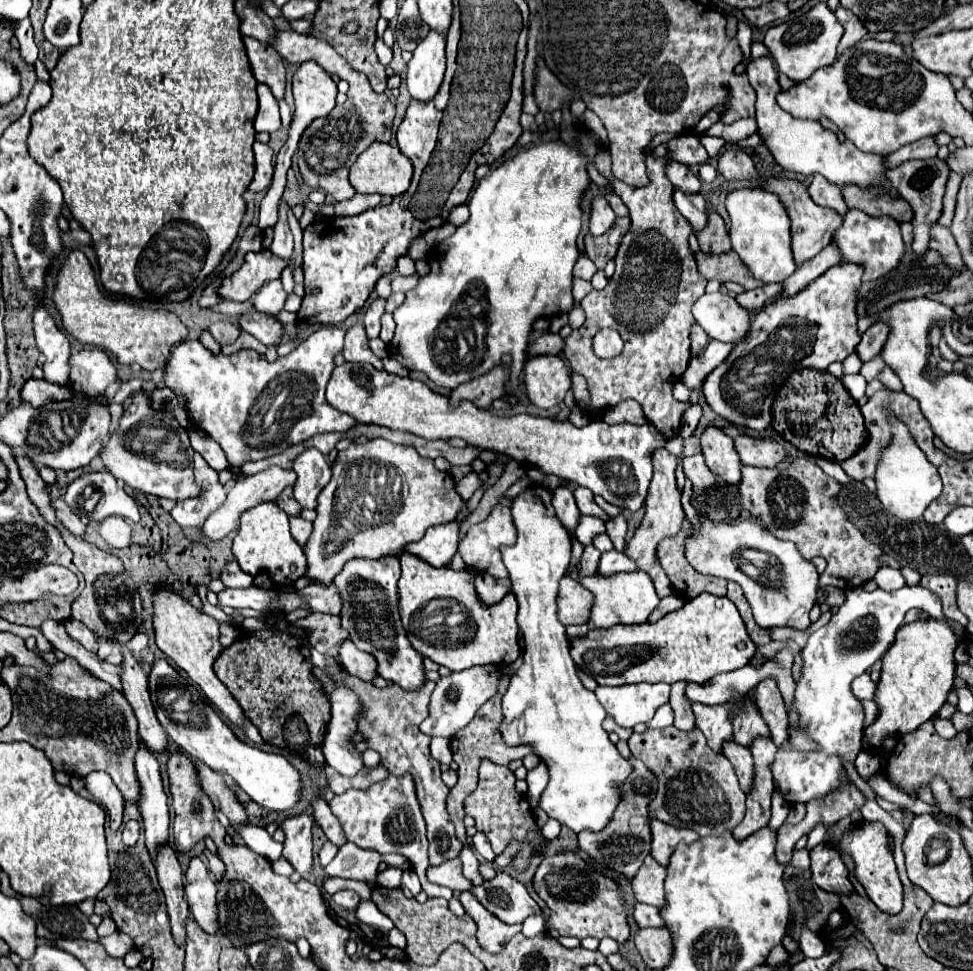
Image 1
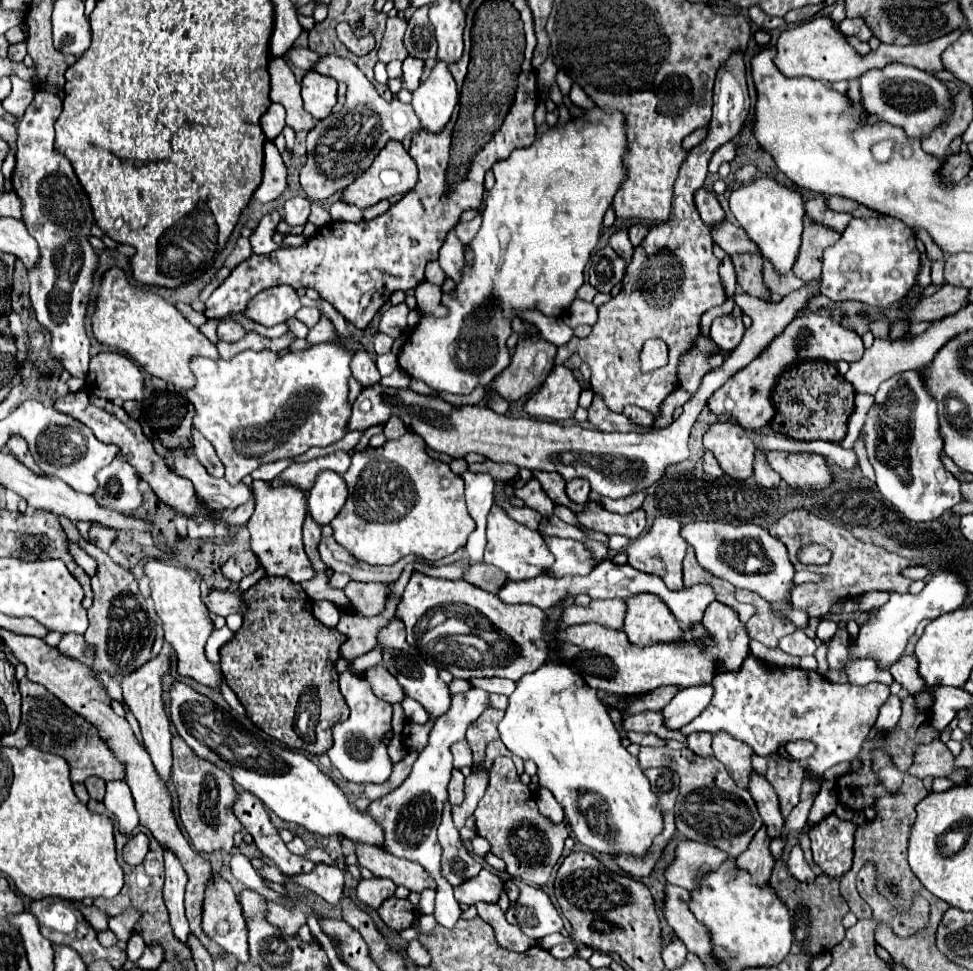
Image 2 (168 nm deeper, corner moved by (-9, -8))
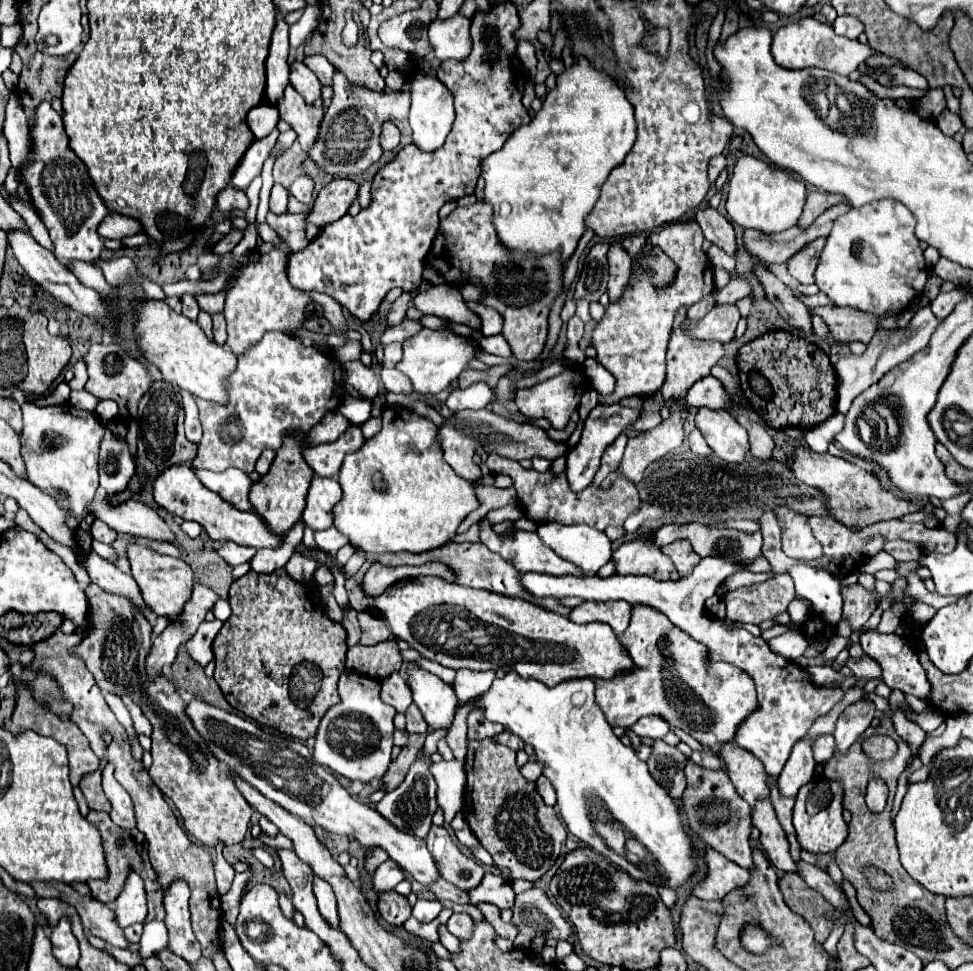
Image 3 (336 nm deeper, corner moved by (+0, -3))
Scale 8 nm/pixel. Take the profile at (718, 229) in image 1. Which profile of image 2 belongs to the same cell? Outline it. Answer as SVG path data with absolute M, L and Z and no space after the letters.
M732 254L732 264L736 270L736 282L738 286L746 292L752 294L756 298L768 298L770 292L768 288L764 288L764 284L760 284L760 264L764 262L764 258L760 254Z

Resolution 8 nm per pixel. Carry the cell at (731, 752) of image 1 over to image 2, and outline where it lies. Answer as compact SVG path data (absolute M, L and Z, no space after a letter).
M752 772L752 774L750 774L748 790L750 790L752 798L756 800L758 812L760 812L760 816L762 816L766 828L768 828L768 834L770 834L772 838L780 836L784 818L782 818L782 814L780 814L778 796L776 796L774 788L768 784L768 780L764 780L764 776Z

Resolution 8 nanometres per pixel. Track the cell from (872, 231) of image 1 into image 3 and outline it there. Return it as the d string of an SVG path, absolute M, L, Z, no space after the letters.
M879 199L851 209L835 221L827 237L815 273L817 287L837 307L853 307L873 315L901 313L915 301L915 295L921 297L929 277L929 267L913 227L915 217L895 199Z

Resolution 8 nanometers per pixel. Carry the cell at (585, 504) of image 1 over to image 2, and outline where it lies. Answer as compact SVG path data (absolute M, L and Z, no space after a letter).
M534 470L532 476L542 484L542 490L548 494L548 498L554 502L554 504L565 505L573 512L584 512L586 510L586 504L584 506L574 504L569 501L566 492L564 492L564 478L560 474L550 474L550 472L540 472L540 470Z

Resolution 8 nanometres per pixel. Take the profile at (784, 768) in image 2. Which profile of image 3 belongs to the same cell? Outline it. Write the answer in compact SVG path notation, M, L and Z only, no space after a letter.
M769 779L769 787L771 787L771 803L773 803L775 811L777 811L777 819L779 819L781 827L783 827L789 843L791 843L791 855L793 855L793 859L797 861L797 859L801 859L801 857L799 857L801 845L799 845L797 837L795 837L795 827L793 827L793 823L791 823L795 799L781 799L779 791L775 791L775 779Z

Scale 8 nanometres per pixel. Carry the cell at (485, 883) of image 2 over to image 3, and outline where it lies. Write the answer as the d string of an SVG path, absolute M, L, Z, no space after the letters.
M487 871L483 877L483 883L479 883L479 887L475 887L475 891L469 893L471 895L471 903L479 905L479 903L493 903L499 909L513 909L515 903L515 891L511 887L511 881L507 881L505 877Z

